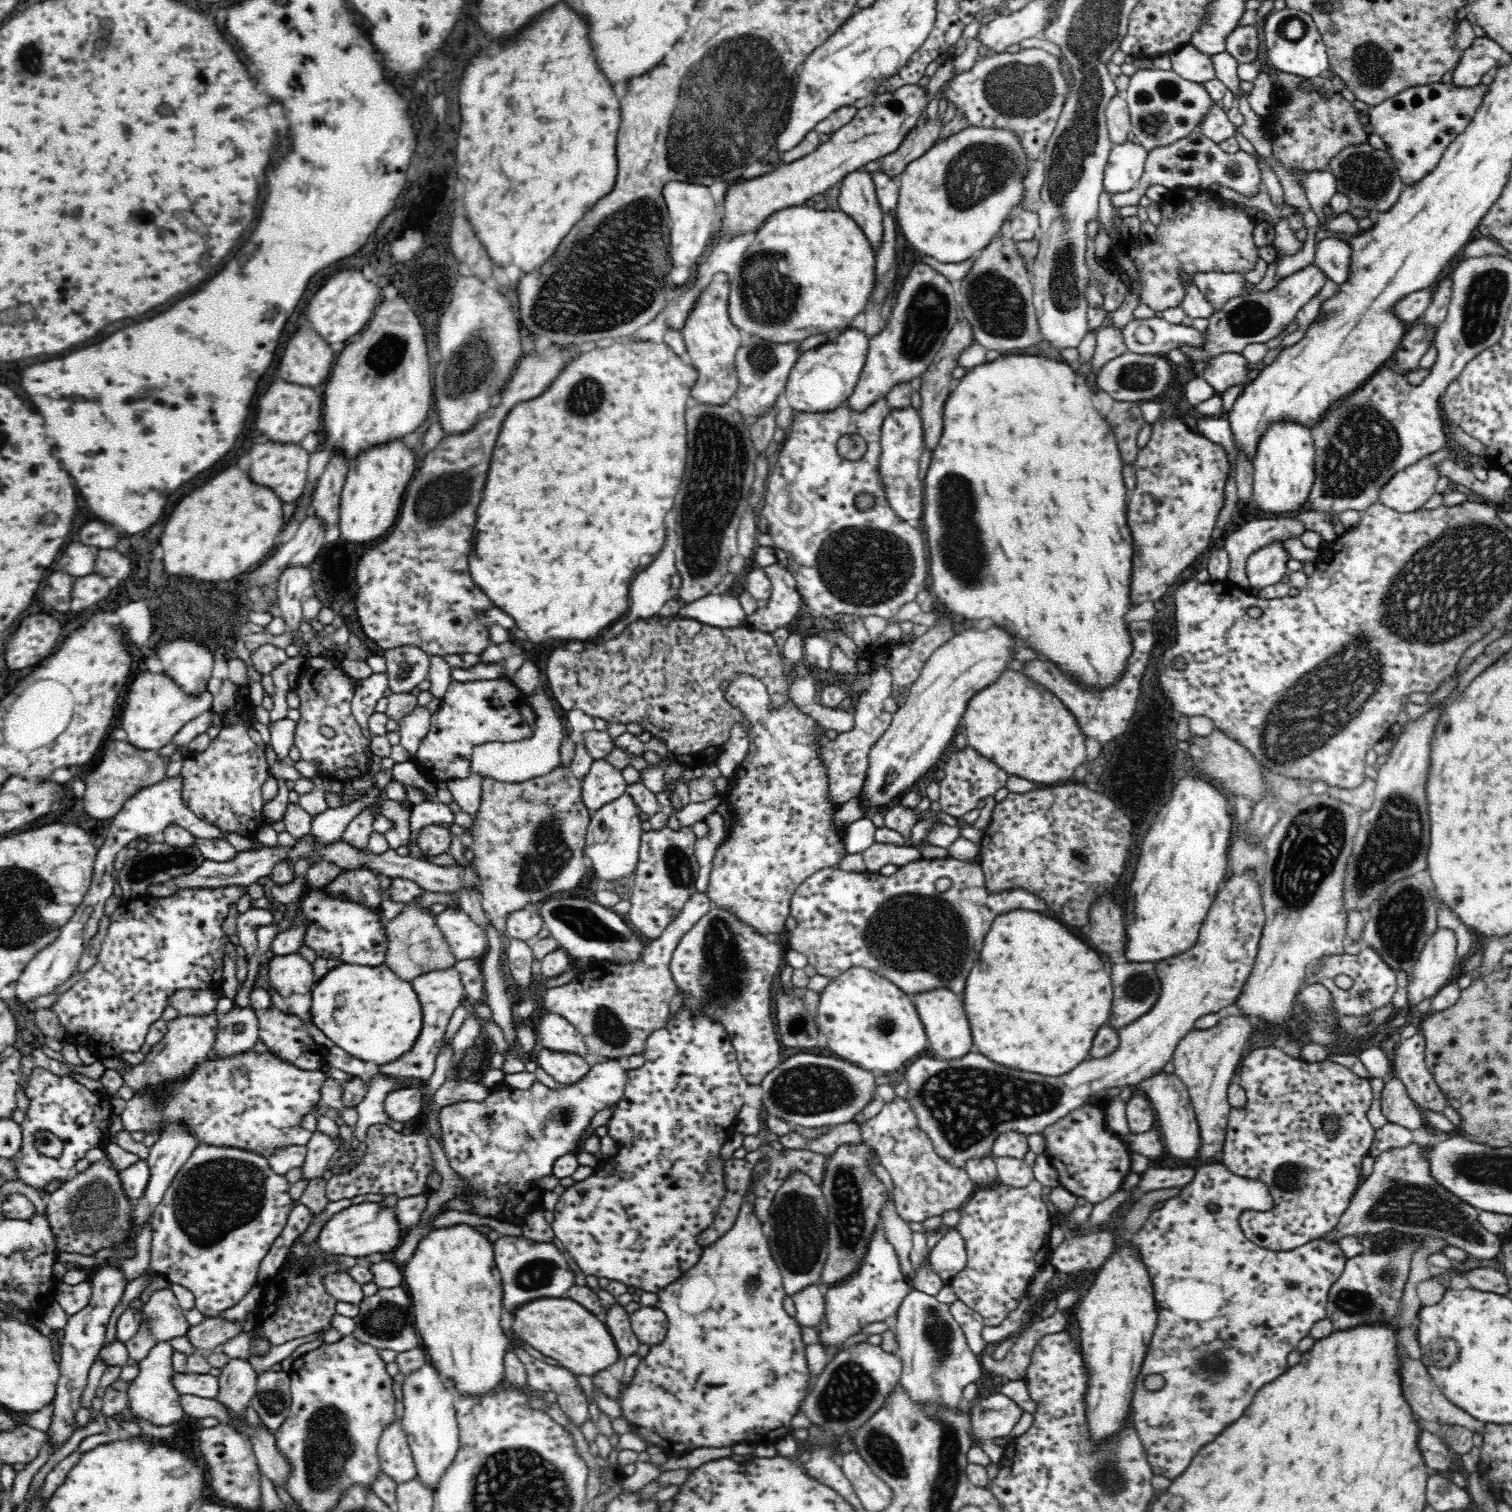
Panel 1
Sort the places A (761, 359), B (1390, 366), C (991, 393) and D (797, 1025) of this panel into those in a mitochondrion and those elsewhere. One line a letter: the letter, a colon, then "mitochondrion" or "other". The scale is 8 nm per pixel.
A: mitochondrion
B: other
C: other
D: mitochondrion

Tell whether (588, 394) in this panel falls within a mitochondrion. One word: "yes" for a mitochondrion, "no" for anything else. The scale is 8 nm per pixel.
yes

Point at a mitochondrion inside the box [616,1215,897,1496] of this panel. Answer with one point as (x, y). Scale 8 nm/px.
(850, 1389)

